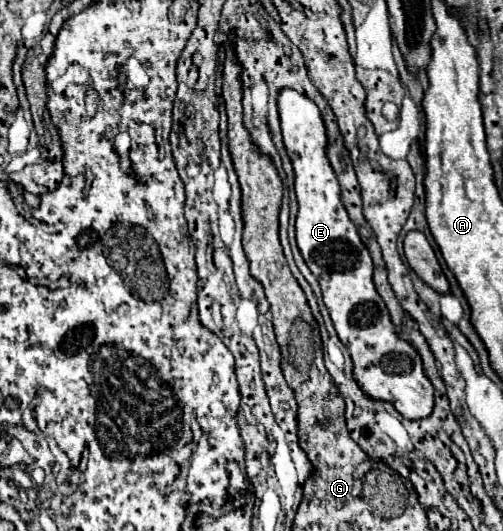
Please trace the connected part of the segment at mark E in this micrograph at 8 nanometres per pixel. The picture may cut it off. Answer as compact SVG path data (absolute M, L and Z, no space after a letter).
M282 88L282 92L278 92L278 114L282 122L284 146L294 168L294 190L298 198L296 242L306 266L320 282L322 298L338 338L350 352L354 380L368 398L392 404L402 418L426 418L434 406L434 388L424 376L418 352L396 336L388 310L374 288L372 258L362 244L356 226L348 218L348 212L340 200L338 180L324 154L326 128L320 110L300 92Z

